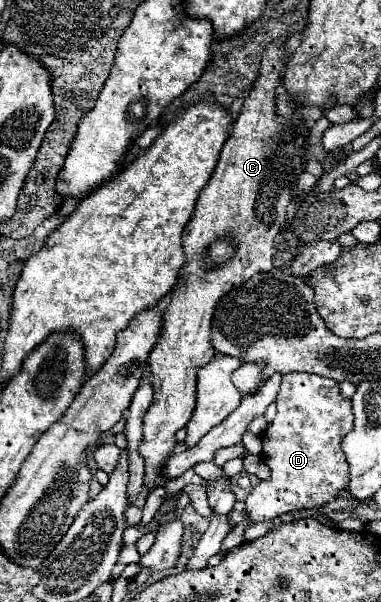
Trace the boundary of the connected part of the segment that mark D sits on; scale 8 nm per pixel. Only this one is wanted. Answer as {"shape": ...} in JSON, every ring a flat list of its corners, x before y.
{"shape":[[287,373,283,375,279,395,277,395,277,415,261,435,263,439,263,461,271,471,271,477,267,481,259,481,253,489,253,493,245,499,245,511,247,519,237,524,235,529,229,531,229,535,223,541,223,549,235,549,244,543,244,533,247,527,273,521,275,517,281,517,283,513,303,511,303,509,319,509,325,503,339,497,341,491,347,491,347,479,349,479,349,465,345,459,345,453,341,449,343,437,353,429,353,411,351,411,351,399,345,399,339,393,339,385,333,379,313,375,313,373]]}

